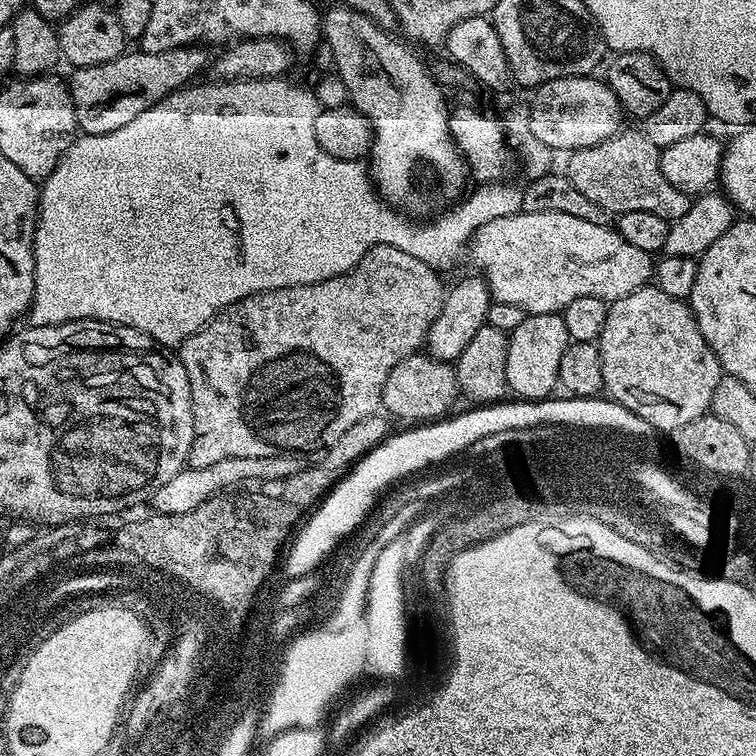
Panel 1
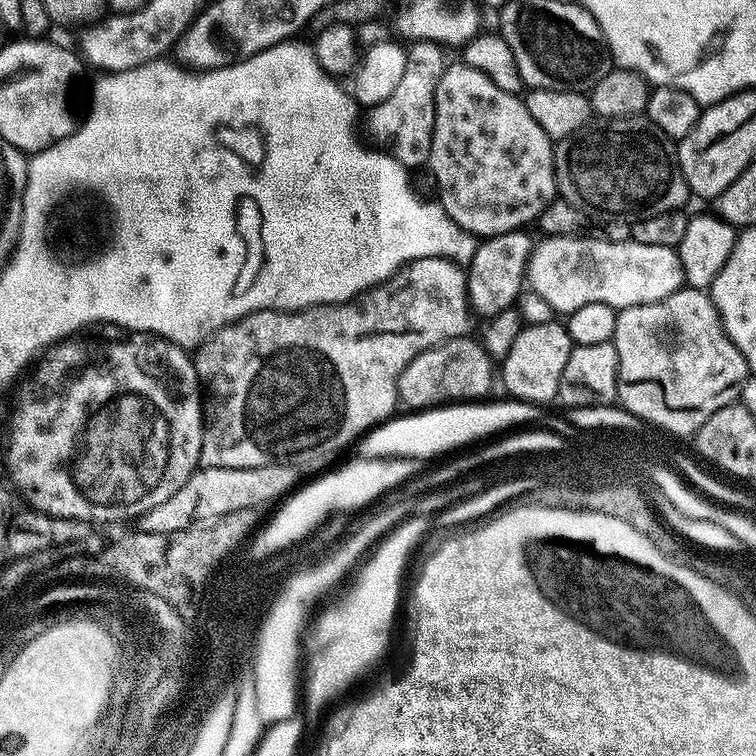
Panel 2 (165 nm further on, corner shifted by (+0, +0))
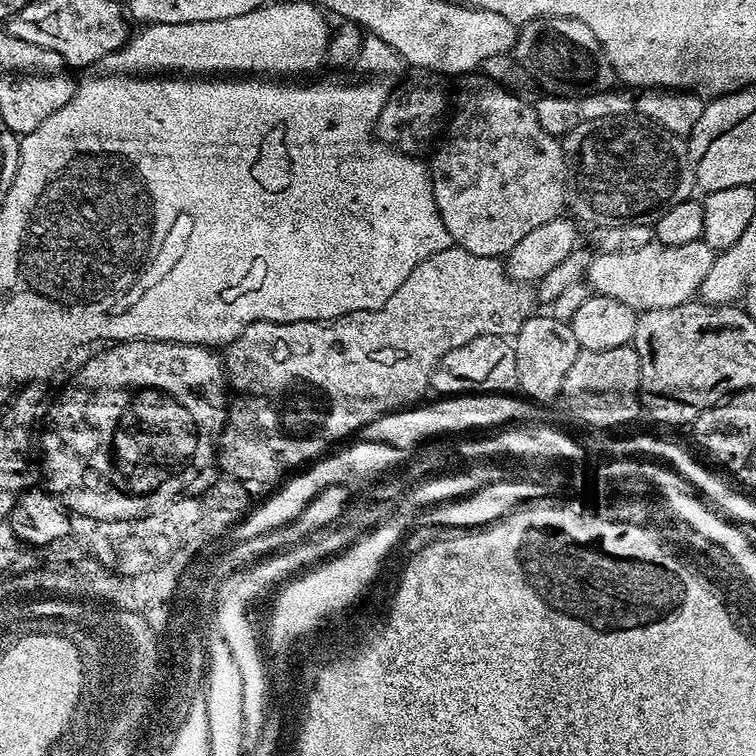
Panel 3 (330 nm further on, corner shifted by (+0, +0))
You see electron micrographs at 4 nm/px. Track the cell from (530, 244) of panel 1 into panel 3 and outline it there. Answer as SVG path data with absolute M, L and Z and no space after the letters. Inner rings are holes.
M703 239L683 246L651 243L629 252L601 252L593 255L586 283L597 296L618 298L638 314L687 304L700 290L716 254Z

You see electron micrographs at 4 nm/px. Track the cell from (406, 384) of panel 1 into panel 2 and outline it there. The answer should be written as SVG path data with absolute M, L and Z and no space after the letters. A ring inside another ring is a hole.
M471 335L459 336L453 340L447 340L444 344L434 346L414 358L398 380L398 390L400 391L399 403L406 406L408 410L423 410L439 408L441 405L450 405L457 402L483 401L488 391L492 388L492 367L494 361L492 356L484 348L479 339L472 340Z

